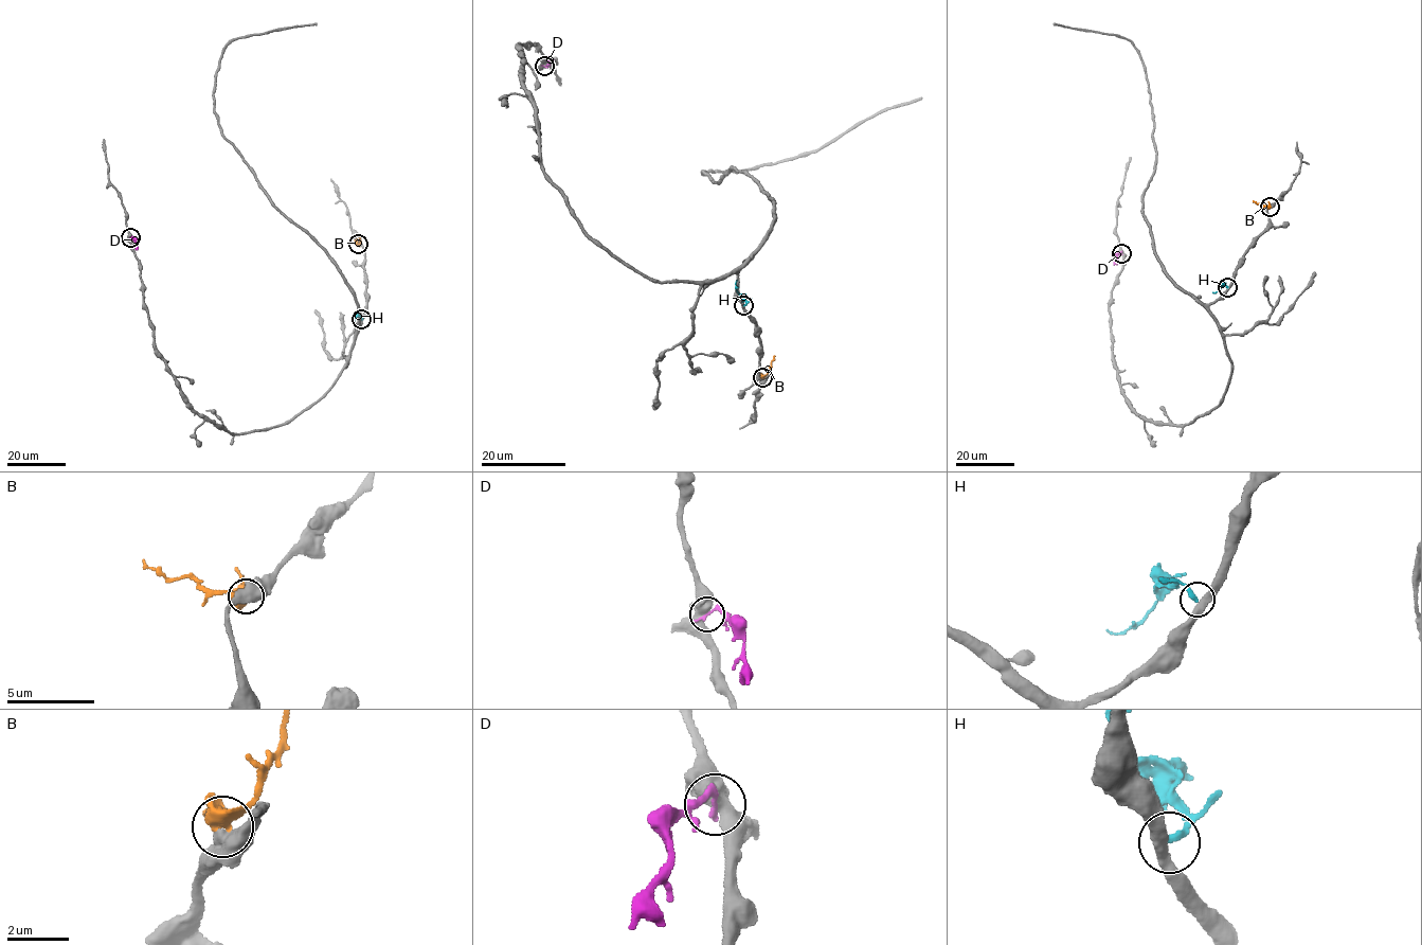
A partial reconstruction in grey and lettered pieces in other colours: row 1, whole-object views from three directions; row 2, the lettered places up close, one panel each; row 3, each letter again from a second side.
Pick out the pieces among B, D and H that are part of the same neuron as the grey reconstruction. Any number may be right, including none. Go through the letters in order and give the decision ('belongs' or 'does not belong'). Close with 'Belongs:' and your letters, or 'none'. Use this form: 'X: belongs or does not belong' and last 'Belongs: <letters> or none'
B: does not belong
D: does not belong
H: does not belong
Belongs: none

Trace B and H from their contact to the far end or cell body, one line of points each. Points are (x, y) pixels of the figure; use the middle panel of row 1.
B: (762, 378), (775, 355)
H: (744, 305), (736, 287), (737, 280)

